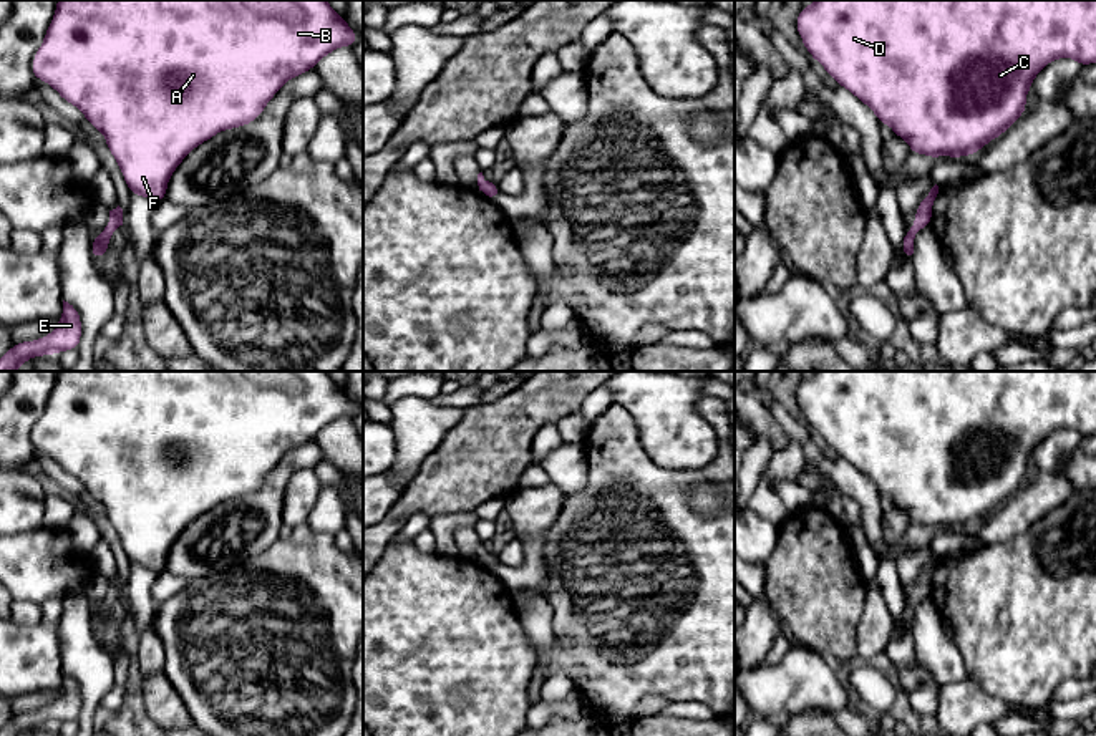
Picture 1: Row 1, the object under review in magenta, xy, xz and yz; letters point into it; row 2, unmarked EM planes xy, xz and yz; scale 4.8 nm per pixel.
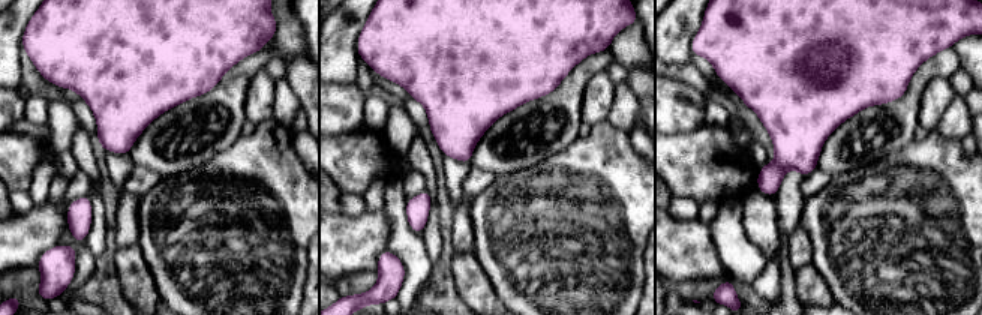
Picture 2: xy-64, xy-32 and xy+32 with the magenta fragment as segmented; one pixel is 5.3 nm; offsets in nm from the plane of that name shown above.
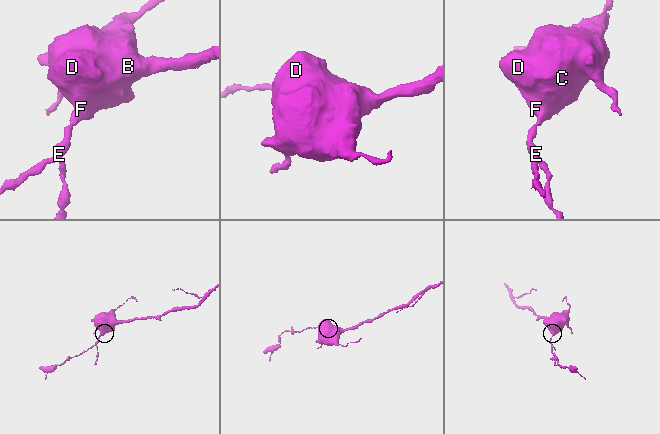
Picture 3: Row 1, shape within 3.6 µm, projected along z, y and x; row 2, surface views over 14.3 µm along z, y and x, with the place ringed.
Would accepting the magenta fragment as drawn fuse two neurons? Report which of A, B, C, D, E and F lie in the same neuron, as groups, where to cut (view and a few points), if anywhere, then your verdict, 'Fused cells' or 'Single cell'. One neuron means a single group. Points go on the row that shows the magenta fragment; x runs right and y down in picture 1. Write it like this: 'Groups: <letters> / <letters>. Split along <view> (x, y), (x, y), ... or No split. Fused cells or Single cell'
Groups: A B C D E F. No split. Single cell

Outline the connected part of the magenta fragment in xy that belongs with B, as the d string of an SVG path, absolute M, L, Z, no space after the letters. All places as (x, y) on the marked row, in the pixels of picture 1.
M58 0L45 40L35 53L32 71L35 80L43 80L55 88L65 101L81 109L91 126L104 134L106 146L131 196L144 196L159 204L166 199L171 174L194 148L224 129L242 128L255 121L285 81L313 70L330 51L353 46L356 38L356 31L347 25L343 15L333 12L327 0Z

